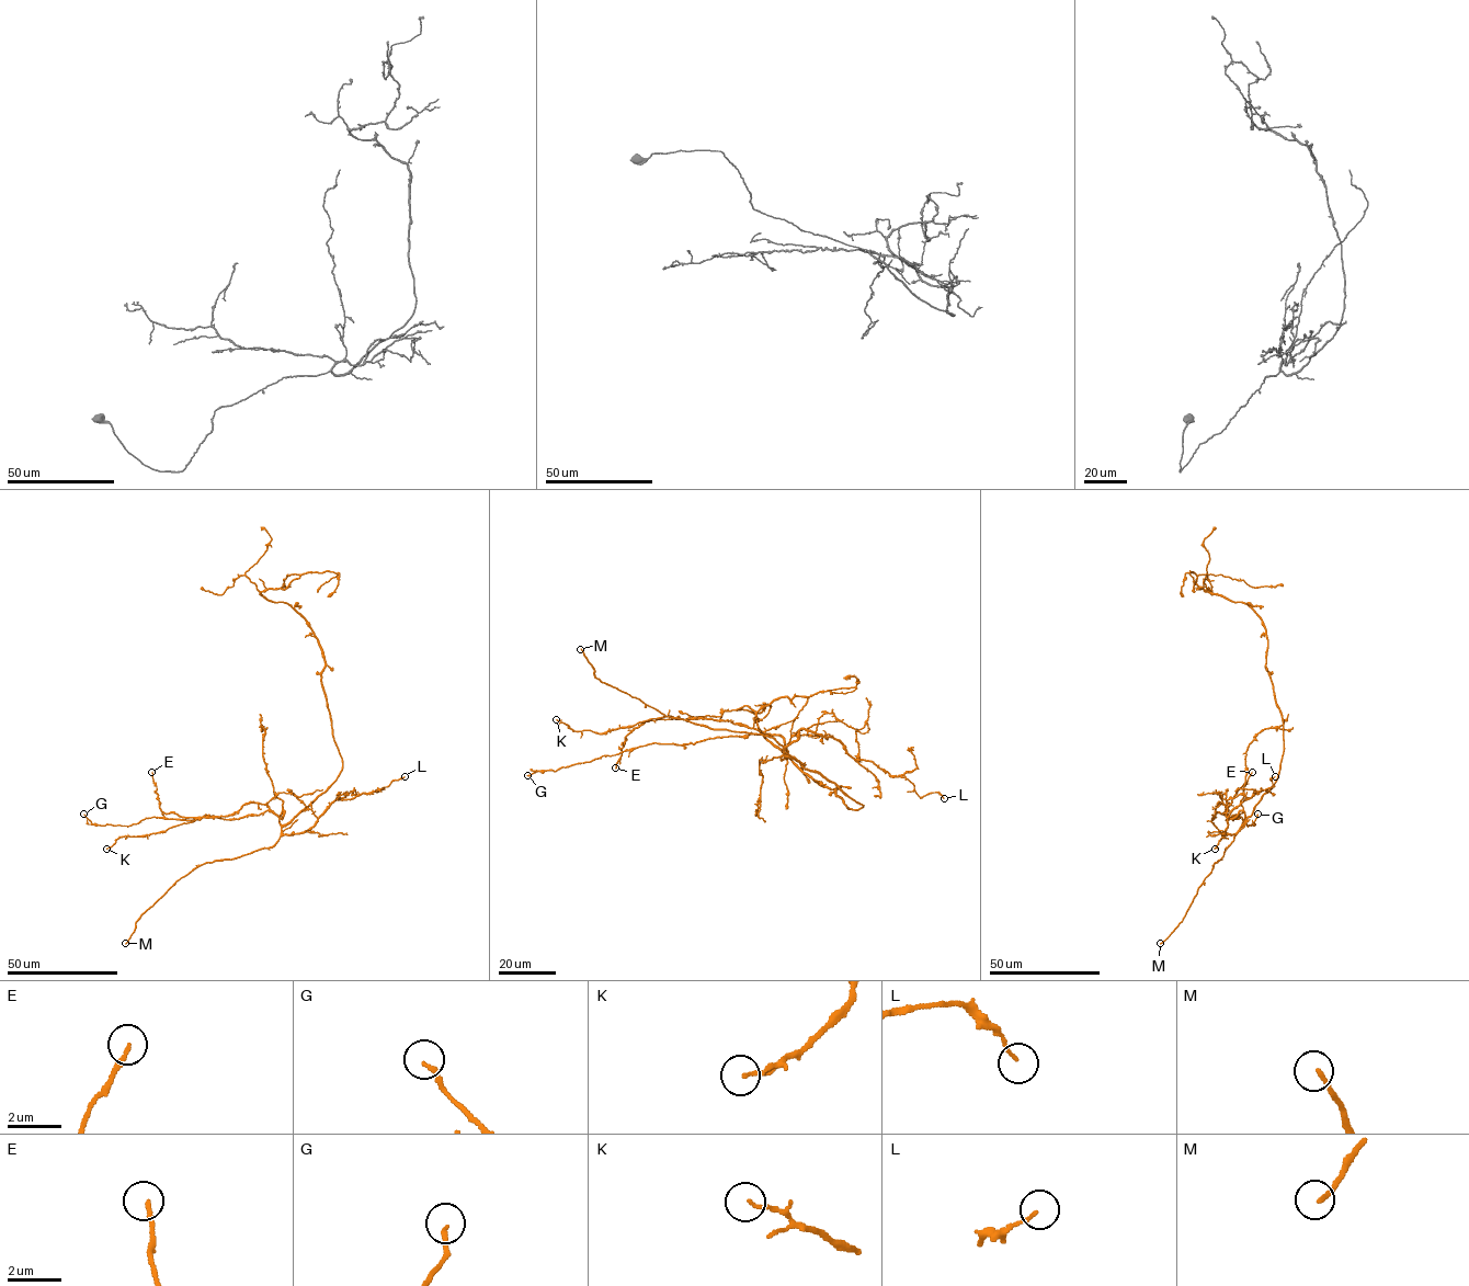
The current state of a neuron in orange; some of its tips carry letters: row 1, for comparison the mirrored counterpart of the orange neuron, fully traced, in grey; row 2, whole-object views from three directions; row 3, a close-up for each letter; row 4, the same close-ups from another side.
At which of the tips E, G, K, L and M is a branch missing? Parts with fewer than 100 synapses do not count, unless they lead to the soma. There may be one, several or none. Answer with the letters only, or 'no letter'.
M

